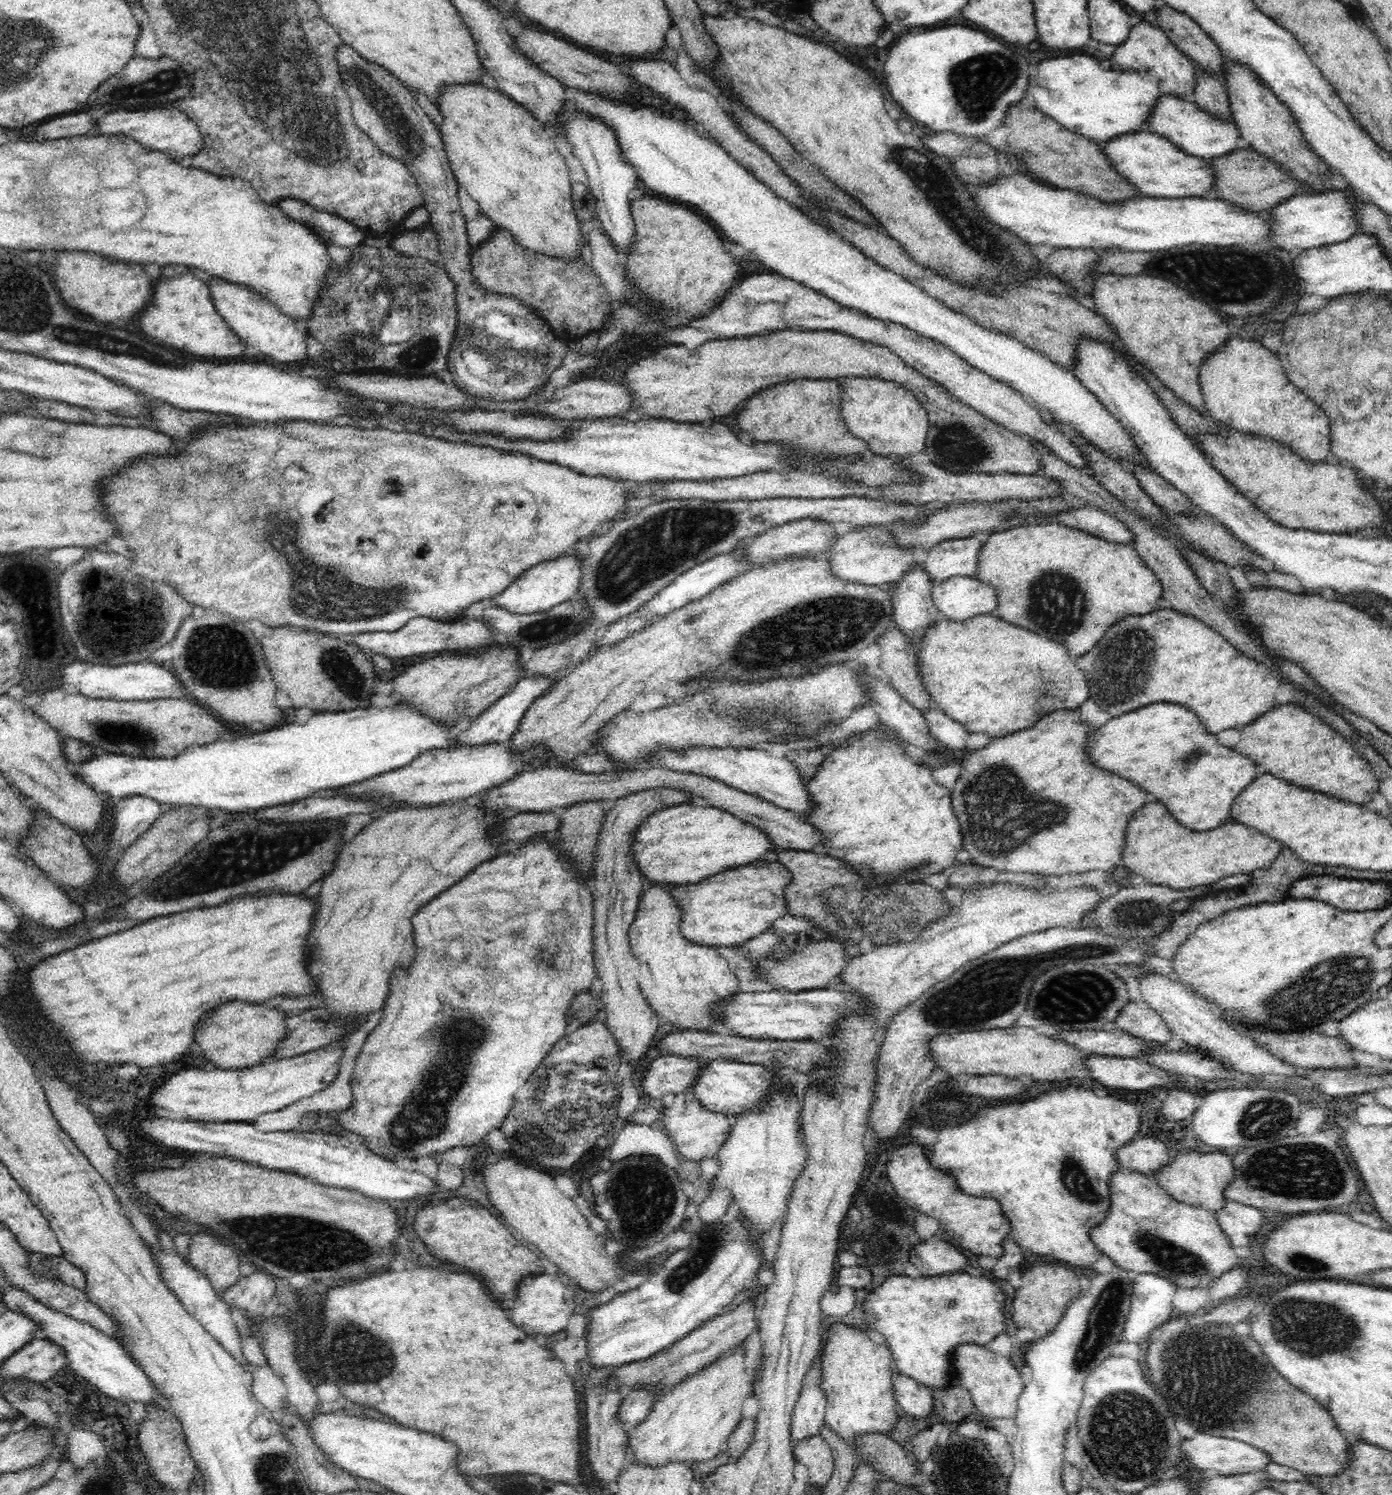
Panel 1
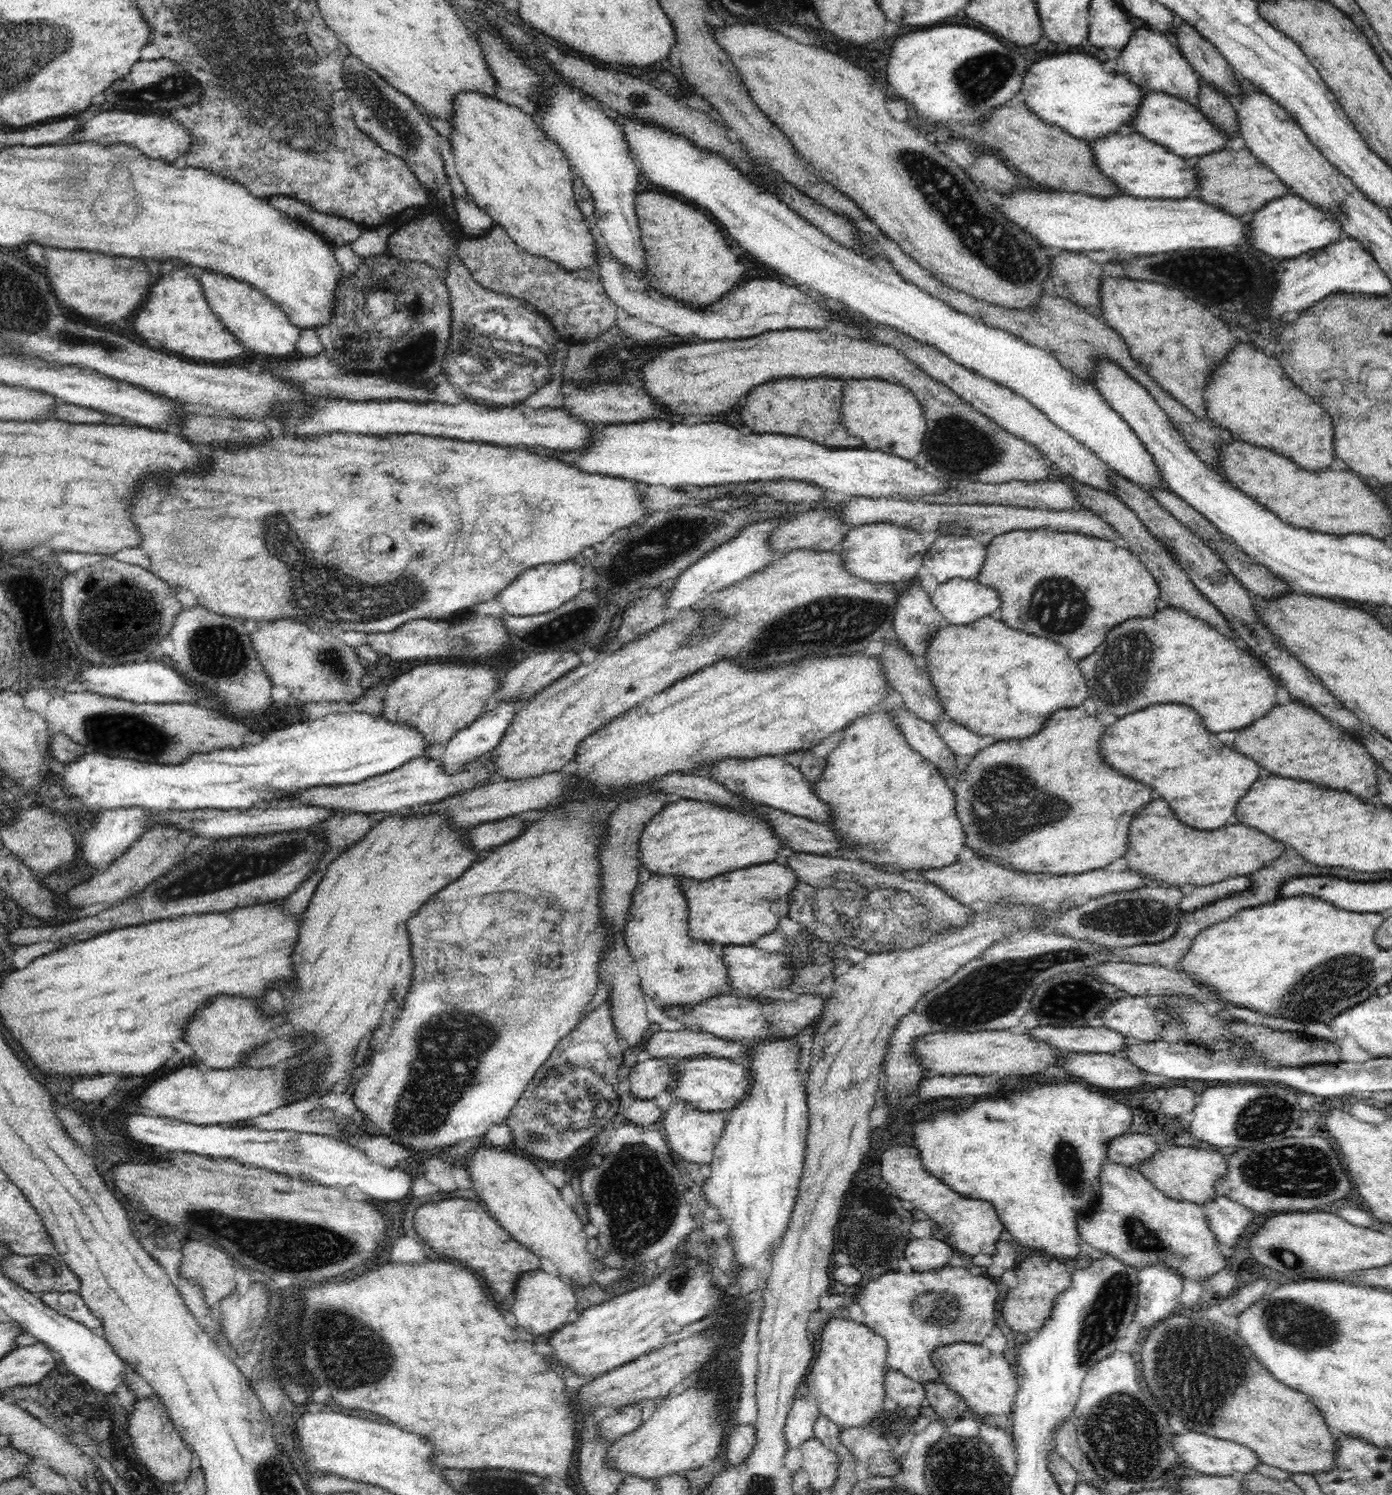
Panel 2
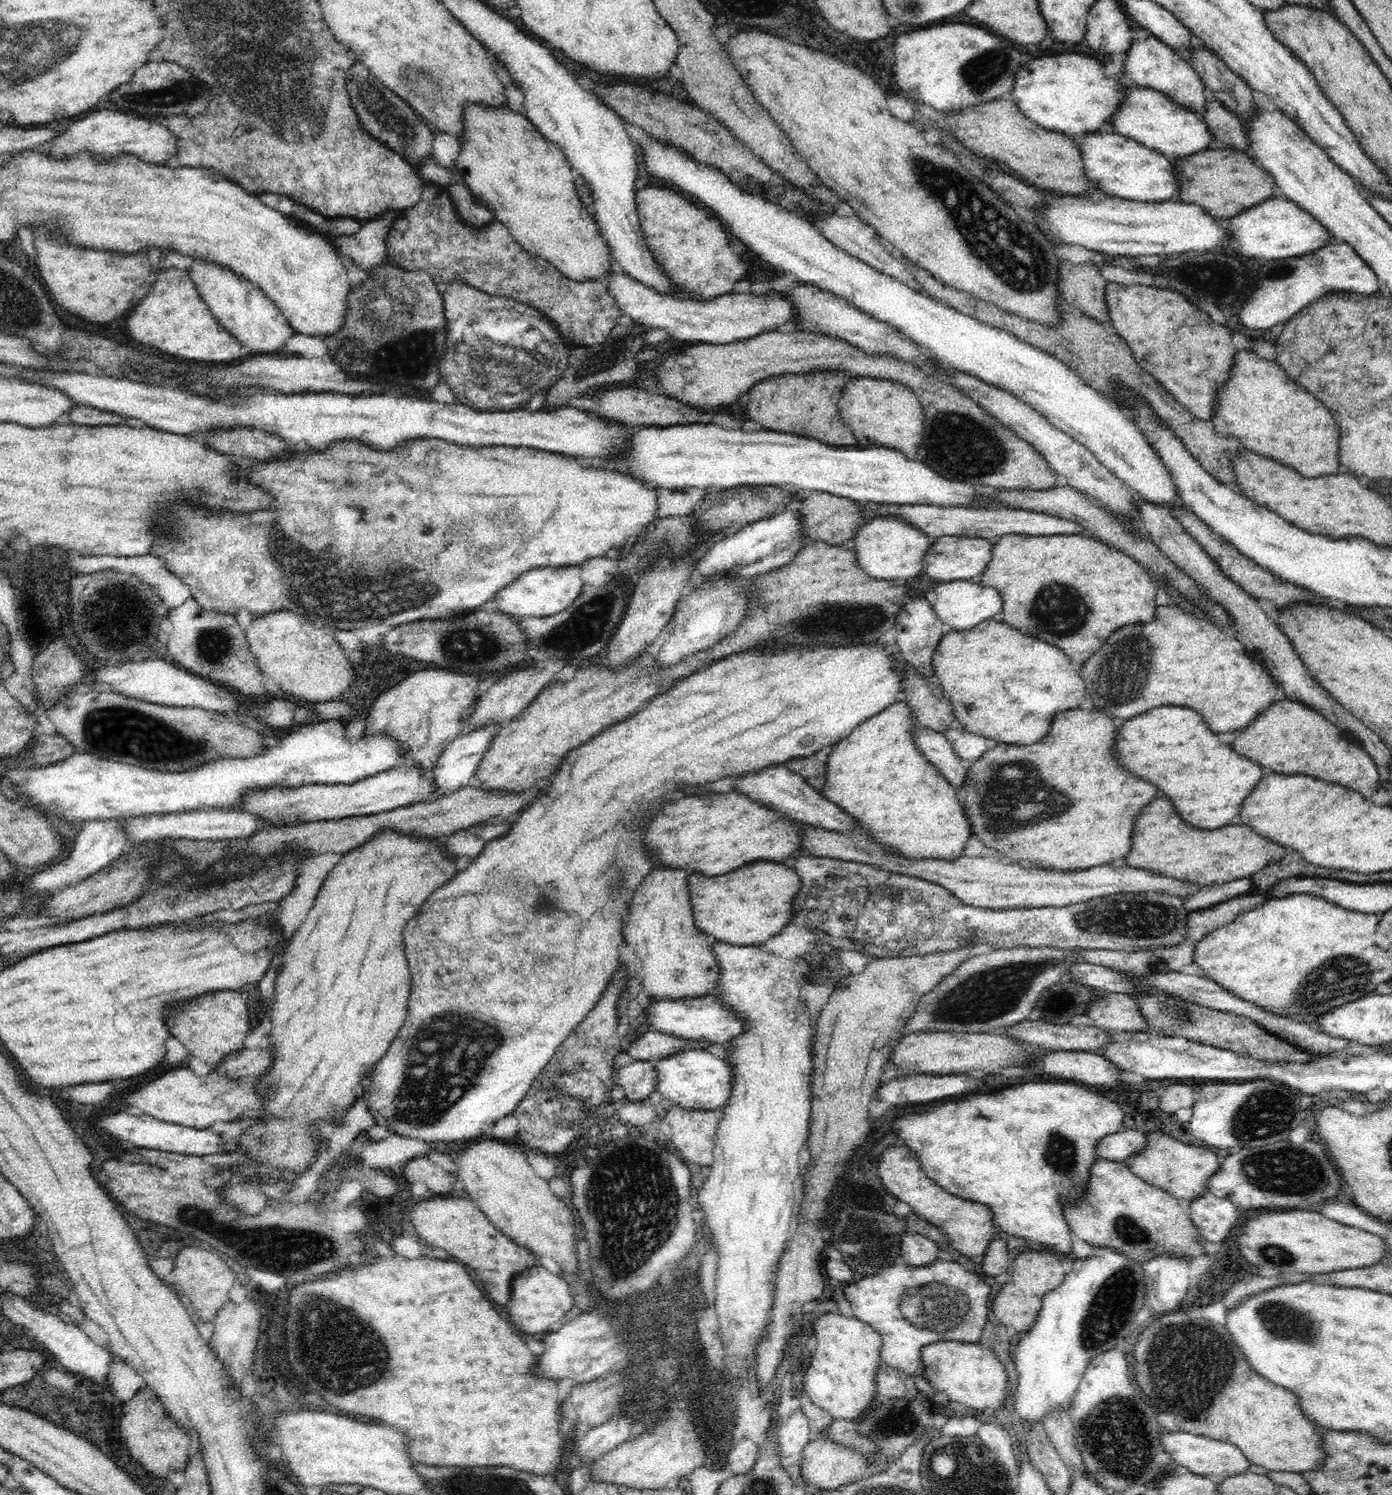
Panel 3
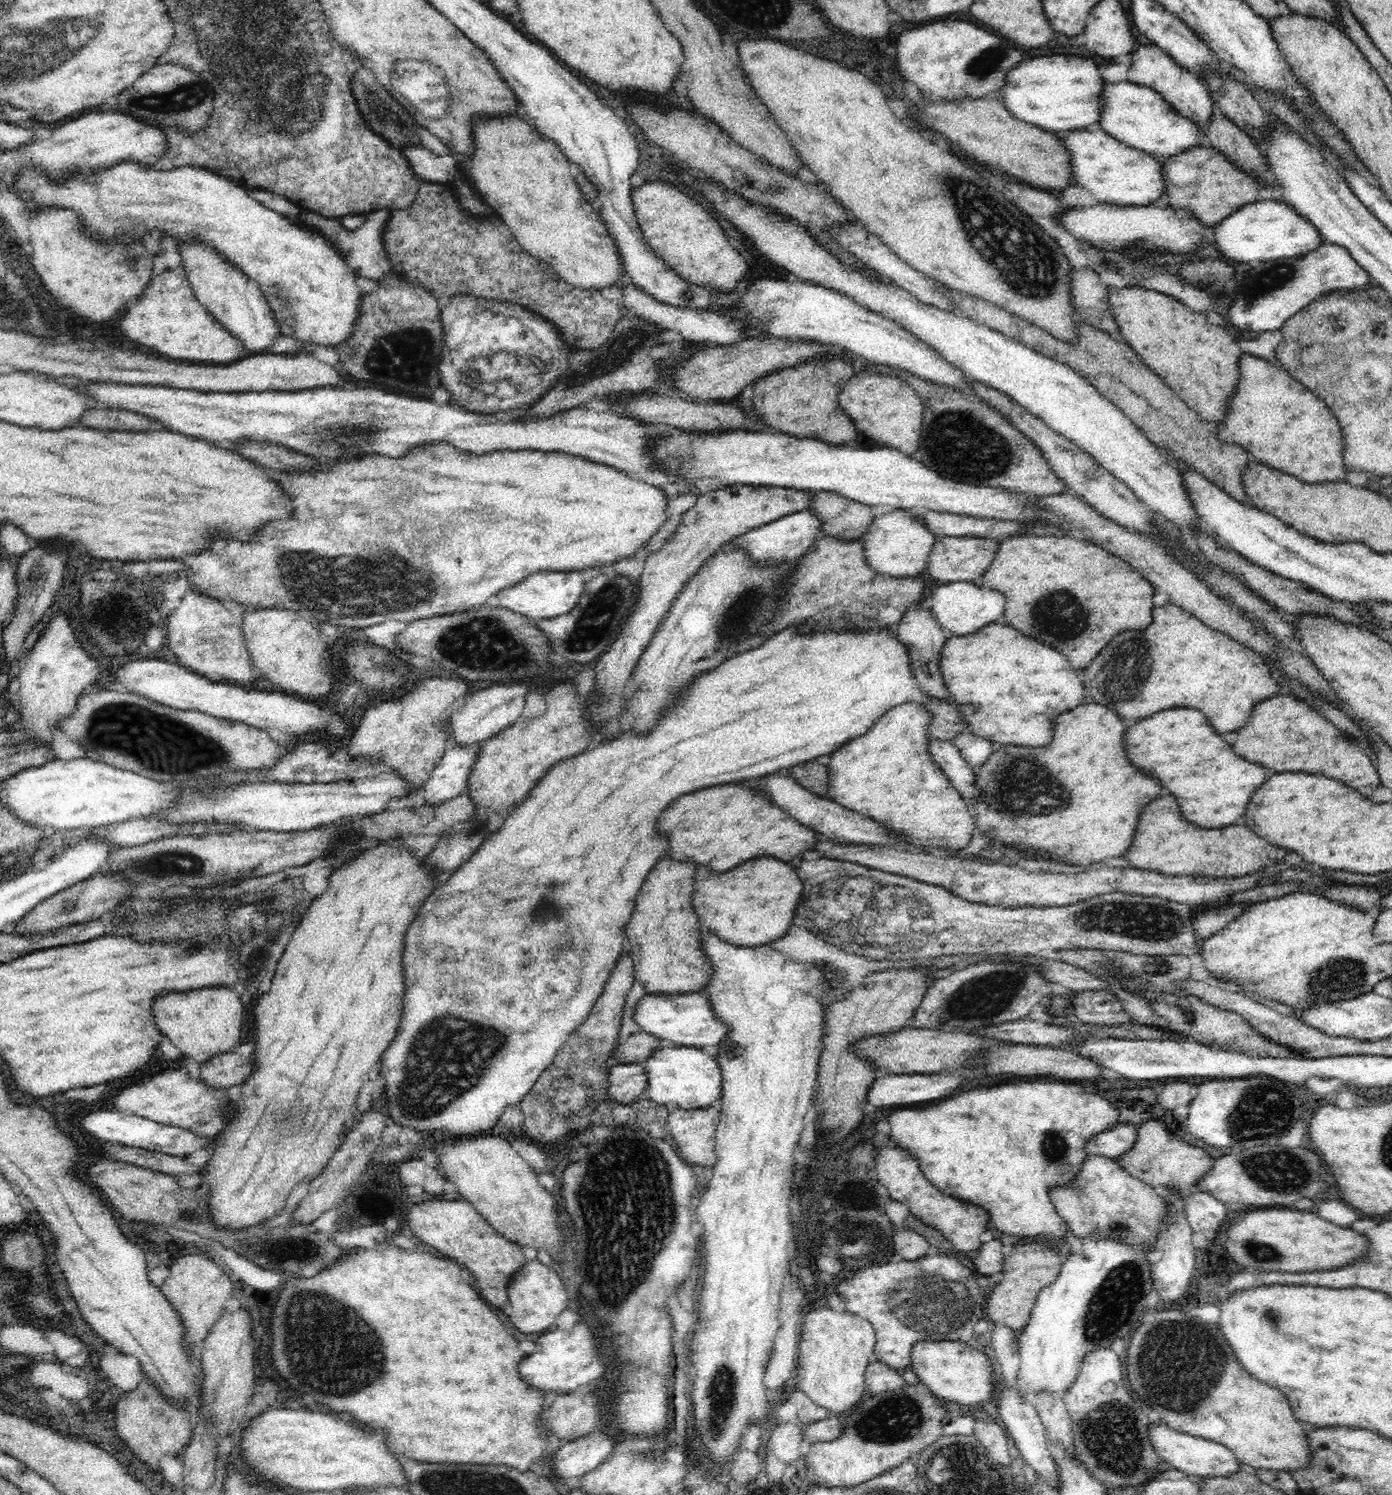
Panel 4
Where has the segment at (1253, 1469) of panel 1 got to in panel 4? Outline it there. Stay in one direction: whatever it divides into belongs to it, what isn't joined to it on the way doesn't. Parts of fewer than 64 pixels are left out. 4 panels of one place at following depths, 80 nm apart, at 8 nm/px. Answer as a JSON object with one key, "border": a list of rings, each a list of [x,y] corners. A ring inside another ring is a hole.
{"border":[[[1152,1424],[1152,1430],[1148,1429],[1152,1448],[1160,1460],[1167,1462],[1168,1468],[1177,1468],[1185,1475],[1205,1477],[1230,1476],[1239,1471],[1242,1463],[1236,1455],[1223,1444],[1205,1438],[1196,1438],[1195,1435],[1182,1434],[1180,1431],[1170,1430],[1164,1424]]]}

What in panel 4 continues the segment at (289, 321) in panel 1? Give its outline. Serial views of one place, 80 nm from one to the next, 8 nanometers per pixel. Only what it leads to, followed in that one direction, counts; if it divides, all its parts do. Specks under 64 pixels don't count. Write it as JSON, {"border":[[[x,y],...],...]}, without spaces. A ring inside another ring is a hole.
{"border":[[[176,242],[176,248],[181,256],[181,266],[186,271],[190,286],[202,306],[218,318],[224,328],[242,341],[247,354],[250,350],[267,350],[276,338],[284,335],[279,329],[267,298],[260,290],[257,282],[248,278],[240,269],[229,264],[216,253],[212,246],[205,246],[205,242],[188,242],[187,245]]]}

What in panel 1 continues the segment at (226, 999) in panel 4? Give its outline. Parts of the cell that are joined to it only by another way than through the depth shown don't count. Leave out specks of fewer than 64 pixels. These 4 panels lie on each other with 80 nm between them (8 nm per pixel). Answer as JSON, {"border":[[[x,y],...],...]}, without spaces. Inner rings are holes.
{"border":[[[244,1001],[228,1002],[222,1010],[208,1014],[196,1030],[196,1042],[199,1043],[204,1060],[210,1067],[221,1069],[246,1069],[268,1061],[279,1042],[286,1036],[284,1012],[268,1010],[265,1004],[246,1004]]]}

